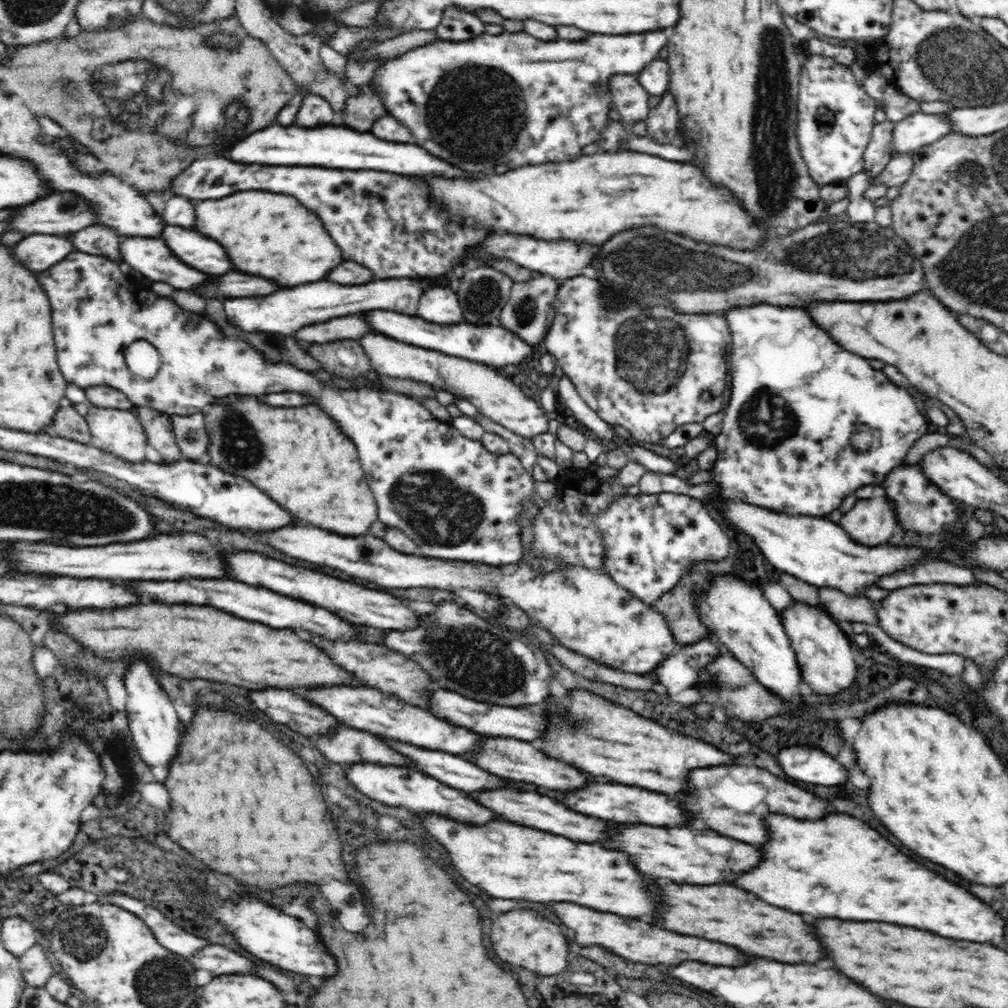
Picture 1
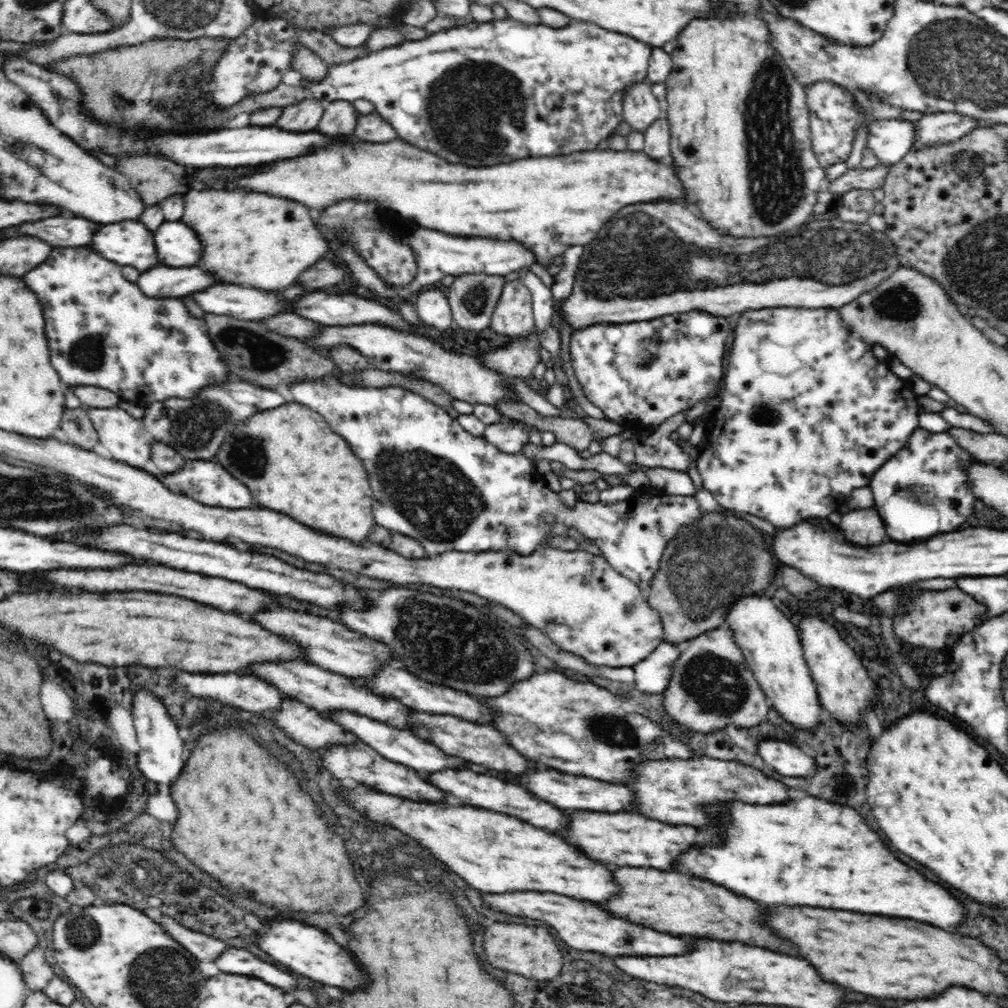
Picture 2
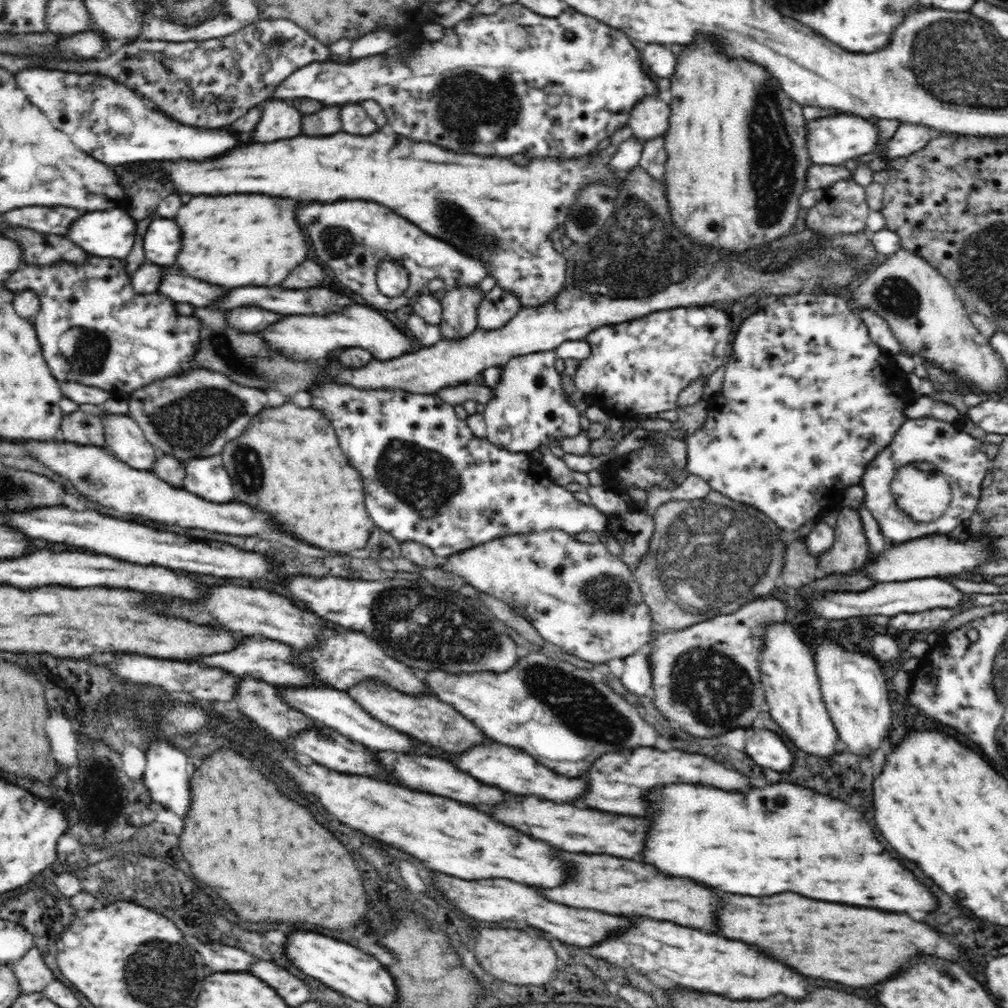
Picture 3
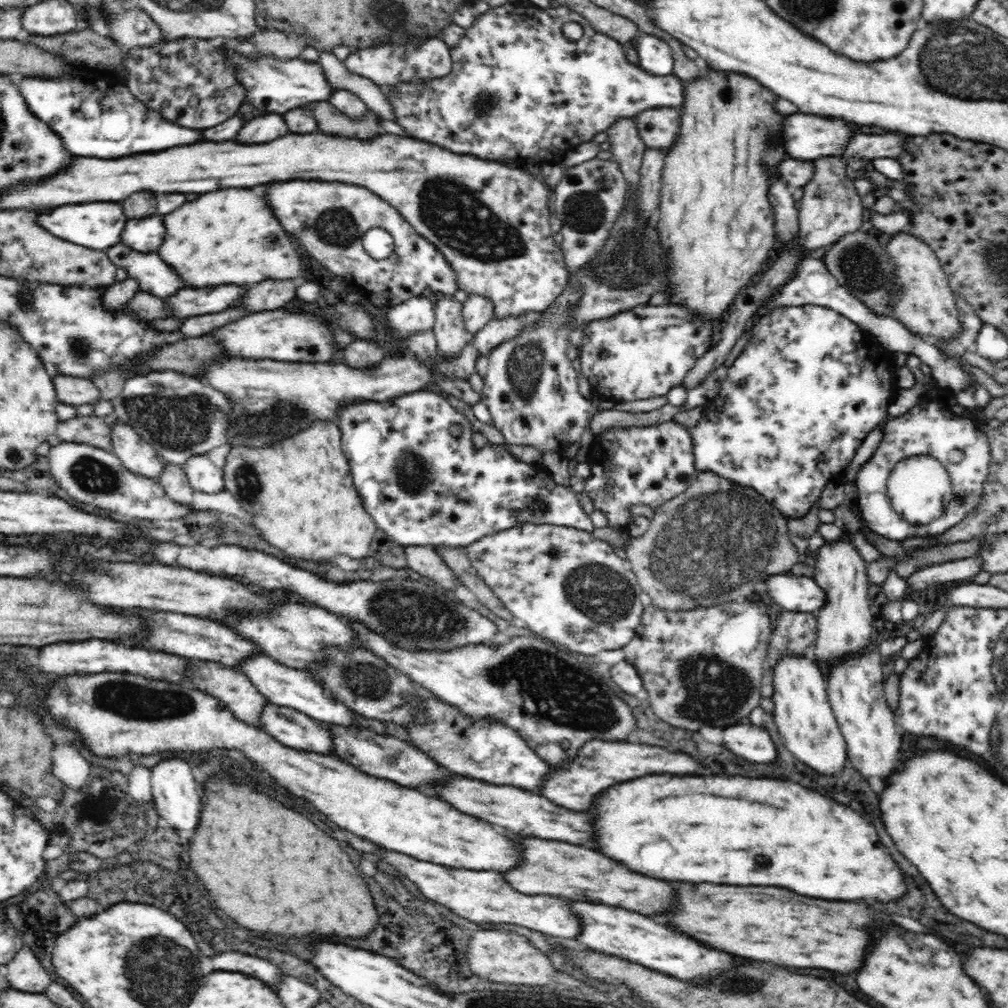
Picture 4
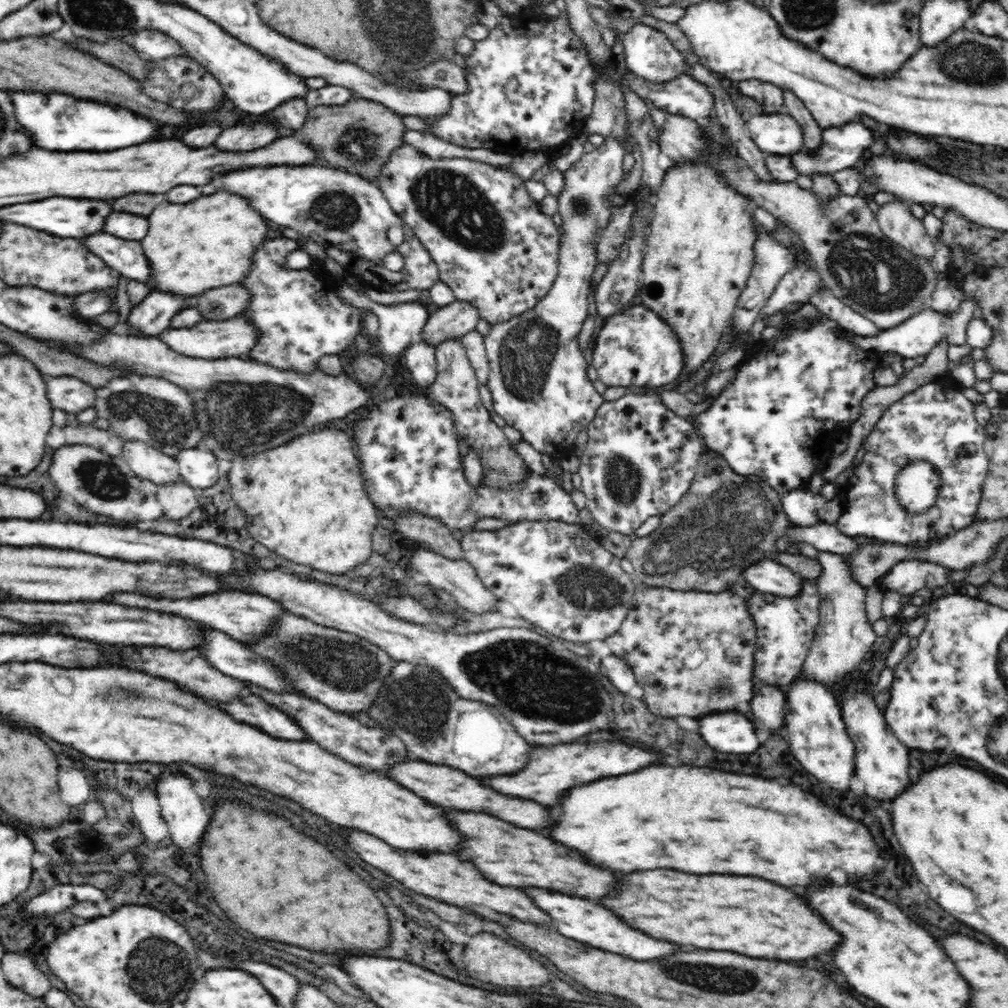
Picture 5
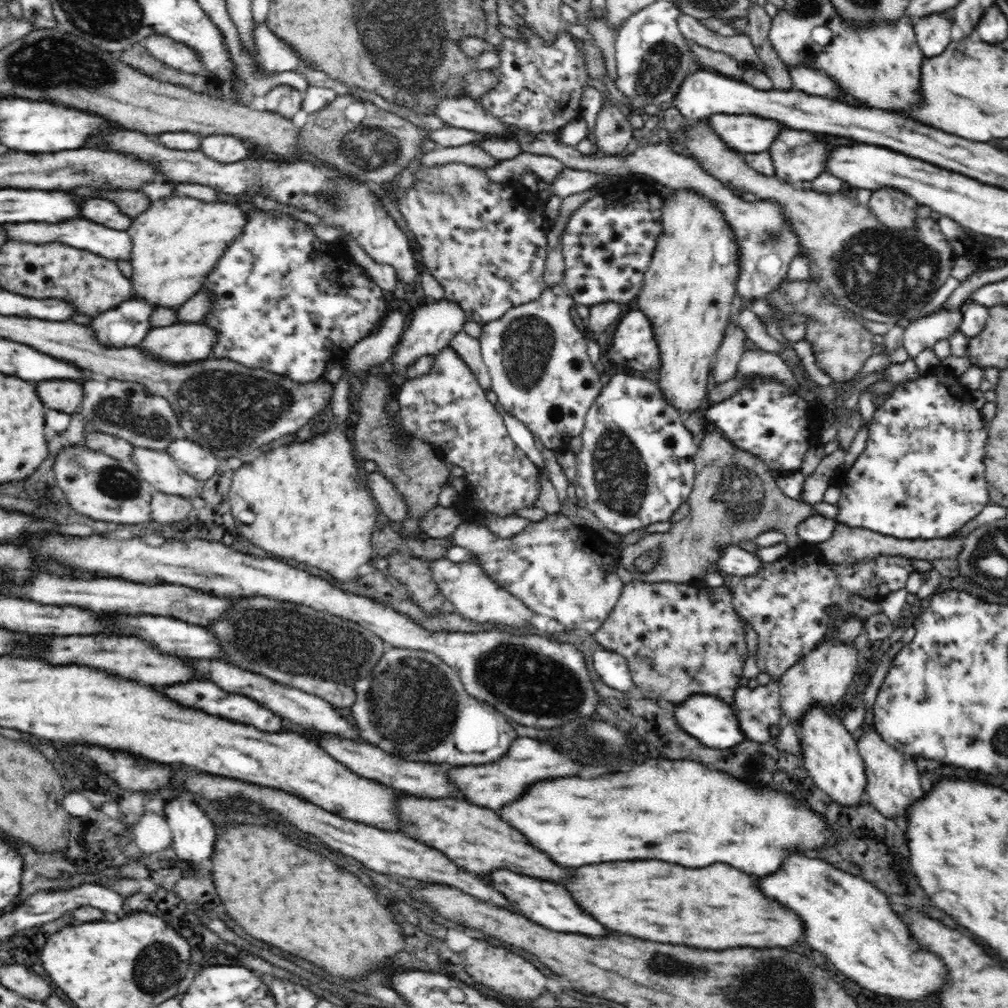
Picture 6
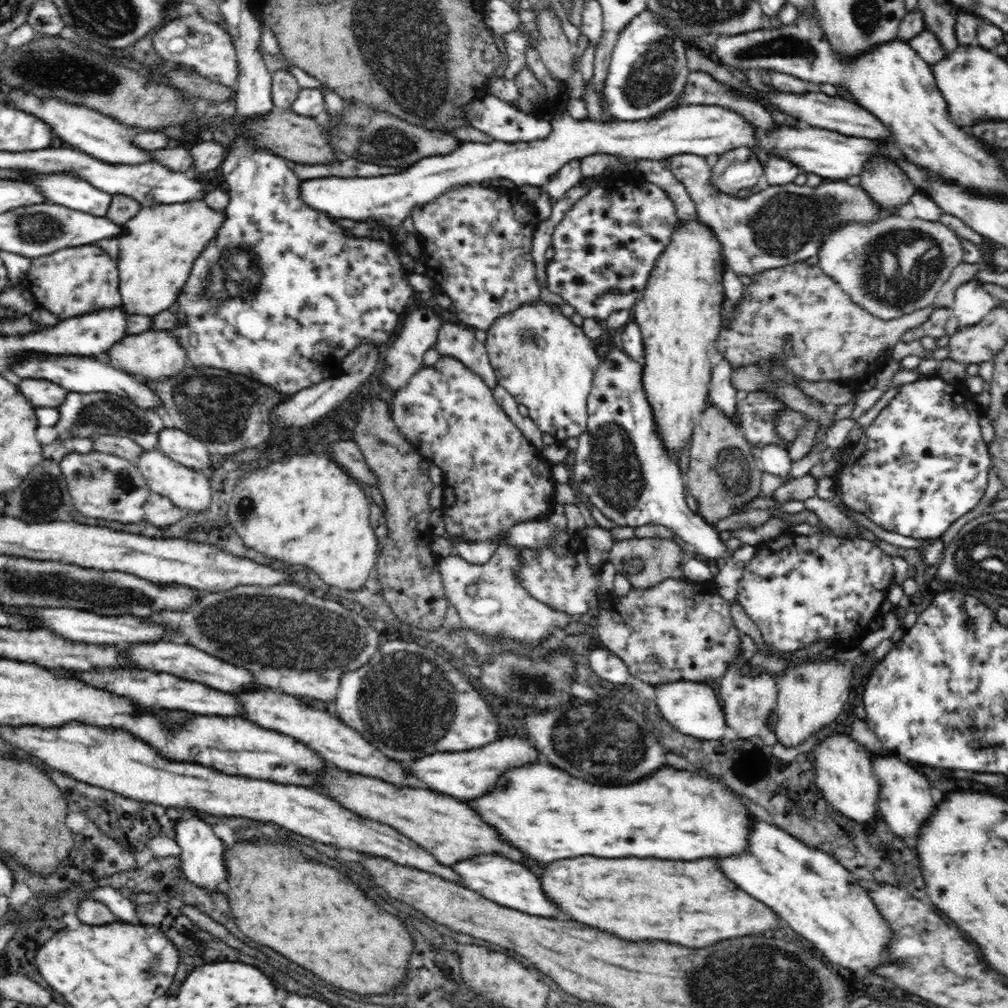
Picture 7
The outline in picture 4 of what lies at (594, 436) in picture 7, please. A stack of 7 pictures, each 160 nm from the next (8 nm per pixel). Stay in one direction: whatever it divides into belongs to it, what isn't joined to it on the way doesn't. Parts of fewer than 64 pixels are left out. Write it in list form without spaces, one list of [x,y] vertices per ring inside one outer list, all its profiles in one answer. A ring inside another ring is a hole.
[[[675,421],[650,422],[648,426],[631,429],[608,429],[604,440],[614,444],[616,456],[602,464],[592,466],[591,477],[585,479],[584,491],[596,509],[601,510],[616,529],[627,529],[631,520],[629,510],[636,505],[646,505],[652,510],[667,500],[684,493],[695,482],[693,440],[689,428]],[[782,572],[766,578],[767,593],[782,608],[792,612],[818,612],[826,604],[826,592],[813,578]]]

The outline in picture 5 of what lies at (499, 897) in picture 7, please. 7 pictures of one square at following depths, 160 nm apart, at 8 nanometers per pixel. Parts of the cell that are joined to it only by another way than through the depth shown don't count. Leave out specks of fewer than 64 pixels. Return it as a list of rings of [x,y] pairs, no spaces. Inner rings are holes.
[[[526,888],[524,890],[530,898],[534,898],[534,902],[538,904],[538,908],[542,908],[544,912],[550,914],[552,922],[556,924],[558,932],[562,936],[568,936],[572,940],[608,950],[608,952],[618,952],[636,960],[660,960],[666,956],[672,956],[674,952],[680,952],[682,948],[676,944],[670,944],[666,940],[654,940],[652,936],[642,934],[640,930],[628,926],[622,918],[618,918],[612,910],[594,904],[590,900],[584,898],[574,898],[574,896],[564,896],[558,892],[550,892],[550,890],[542,890],[542,888]]]

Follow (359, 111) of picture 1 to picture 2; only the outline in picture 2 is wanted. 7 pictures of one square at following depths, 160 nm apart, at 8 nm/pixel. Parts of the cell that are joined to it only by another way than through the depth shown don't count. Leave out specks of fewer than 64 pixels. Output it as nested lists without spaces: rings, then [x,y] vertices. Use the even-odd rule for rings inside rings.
[[[342,99],[332,101],[324,109],[324,114],[315,130],[328,136],[336,136],[336,134],[352,136],[359,115],[353,103]]]

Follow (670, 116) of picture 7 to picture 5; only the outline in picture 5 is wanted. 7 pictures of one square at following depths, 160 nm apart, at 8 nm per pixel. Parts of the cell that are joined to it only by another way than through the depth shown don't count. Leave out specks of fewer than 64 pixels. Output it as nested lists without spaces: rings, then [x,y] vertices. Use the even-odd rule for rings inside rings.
[[[752,114],[746,117],[750,138],[768,155],[790,156],[804,148],[804,134],[797,120],[788,114]]]

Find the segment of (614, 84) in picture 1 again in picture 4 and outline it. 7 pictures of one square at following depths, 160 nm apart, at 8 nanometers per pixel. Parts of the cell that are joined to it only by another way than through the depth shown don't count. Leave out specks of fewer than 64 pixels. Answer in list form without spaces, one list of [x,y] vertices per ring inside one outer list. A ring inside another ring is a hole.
[[[672,107],[651,108],[633,117],[635,127],[647,147],[664,152],[679,135],[679,110]]]

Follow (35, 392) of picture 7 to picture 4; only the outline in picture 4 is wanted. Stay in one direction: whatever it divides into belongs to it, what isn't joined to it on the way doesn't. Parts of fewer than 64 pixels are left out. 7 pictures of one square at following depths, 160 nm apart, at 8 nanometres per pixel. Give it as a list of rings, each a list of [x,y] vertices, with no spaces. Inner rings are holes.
[[[53,376],[52,382],[58,394],[58,400],[70,406],[82,406],[82,404],[95,405],[100,398],[100,389],[90,379]]]

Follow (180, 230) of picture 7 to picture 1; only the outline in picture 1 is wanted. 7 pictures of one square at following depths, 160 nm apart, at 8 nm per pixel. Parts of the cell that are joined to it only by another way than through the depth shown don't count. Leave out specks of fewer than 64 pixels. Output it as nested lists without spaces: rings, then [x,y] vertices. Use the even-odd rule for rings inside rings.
[[[236,192],[222,200],[204,200],[194,206],[196,230],[220,242],[240,272],[270,278],[280,286],[298,286],[324,280],[334,266],[344,262],[342,250],[334,244],[324,224],[292,196]]]

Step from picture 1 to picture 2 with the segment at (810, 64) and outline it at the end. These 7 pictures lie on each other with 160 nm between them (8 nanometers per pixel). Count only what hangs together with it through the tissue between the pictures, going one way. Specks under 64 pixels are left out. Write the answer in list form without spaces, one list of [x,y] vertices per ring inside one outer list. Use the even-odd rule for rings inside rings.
[[[818,81],[805,86],[806,102],[810,113],[810,130],[812,139],[812,153],[821,167],[828,168],[838,162],[846,162],[854,146],[856,130],[862,126],[864,111],[854,109],[855,99],[850,92],[830,81]]]

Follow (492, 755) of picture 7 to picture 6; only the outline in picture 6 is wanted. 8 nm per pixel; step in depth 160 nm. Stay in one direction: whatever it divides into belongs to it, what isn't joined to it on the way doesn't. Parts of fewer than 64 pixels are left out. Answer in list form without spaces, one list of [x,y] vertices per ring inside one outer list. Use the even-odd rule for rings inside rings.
[[[518,738],[514,744],[510,744],[510,750],[502,760],[486,766],[454,768],[450,772],[450,778],[466,794],[470,802],[492,810],[500,810],[502,806],[518,800],[518,796],[522,796],[522,792],[526,792],[530,784],[540,780],[550,780],[550,778],[578,776],[580,770],[582,770],[582,764],[574,762],[570,756],[564,756],[564,752],[558,752],[548,744],[540,744],[532,738]]]

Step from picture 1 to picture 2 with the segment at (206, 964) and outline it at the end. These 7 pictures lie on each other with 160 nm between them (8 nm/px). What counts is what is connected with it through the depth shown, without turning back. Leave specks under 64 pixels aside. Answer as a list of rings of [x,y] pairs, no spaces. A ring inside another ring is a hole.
[[[226,948],[224,956],[220,956],[216,960],[216,966],[220,972],[244,974],[244,976],[254,976],[254,978],[266,980],[268,984],[274,984],[274,986],[282,988],[284,992],[292,992],[298,986],[294,976],[278,970],[276,966],[272,966],[240,948]]]

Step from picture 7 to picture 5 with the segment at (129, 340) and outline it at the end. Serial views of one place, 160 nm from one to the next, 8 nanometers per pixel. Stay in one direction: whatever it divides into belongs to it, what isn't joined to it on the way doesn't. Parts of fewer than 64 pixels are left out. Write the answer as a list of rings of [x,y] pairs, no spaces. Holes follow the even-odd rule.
[[[240,315],[225,321],[204,320],[190,328],[168,328],[157,334],[157,337],[172,351],[191,358],[248,358],[258,342],[258,330],[250,322],[246,322],[246,317]]]

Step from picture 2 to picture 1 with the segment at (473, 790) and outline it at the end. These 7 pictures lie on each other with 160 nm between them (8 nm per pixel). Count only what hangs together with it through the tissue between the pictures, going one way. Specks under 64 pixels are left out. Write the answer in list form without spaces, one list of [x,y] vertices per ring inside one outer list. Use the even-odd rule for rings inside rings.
[[[514,788],[510,790],[492,790],[492,792],[482,792],[478,796],[478,802],[490,810],[494,810],[496,814],[506,816],[508,820],[516,822],[516,824],[524,824],[530,828],[538,828],[542,832],[550,832],[550,834],[558,834],[558,836],[566,836],[566,838],[574,838],[574,842],[600,842],[604,844],[608,838],[608,824],[604,820],[592,818],[592,816],[582,816],[574,810],[570,810],[568,806],[554,802],[548,796],[540,796],[534,792],[518,792]]]

